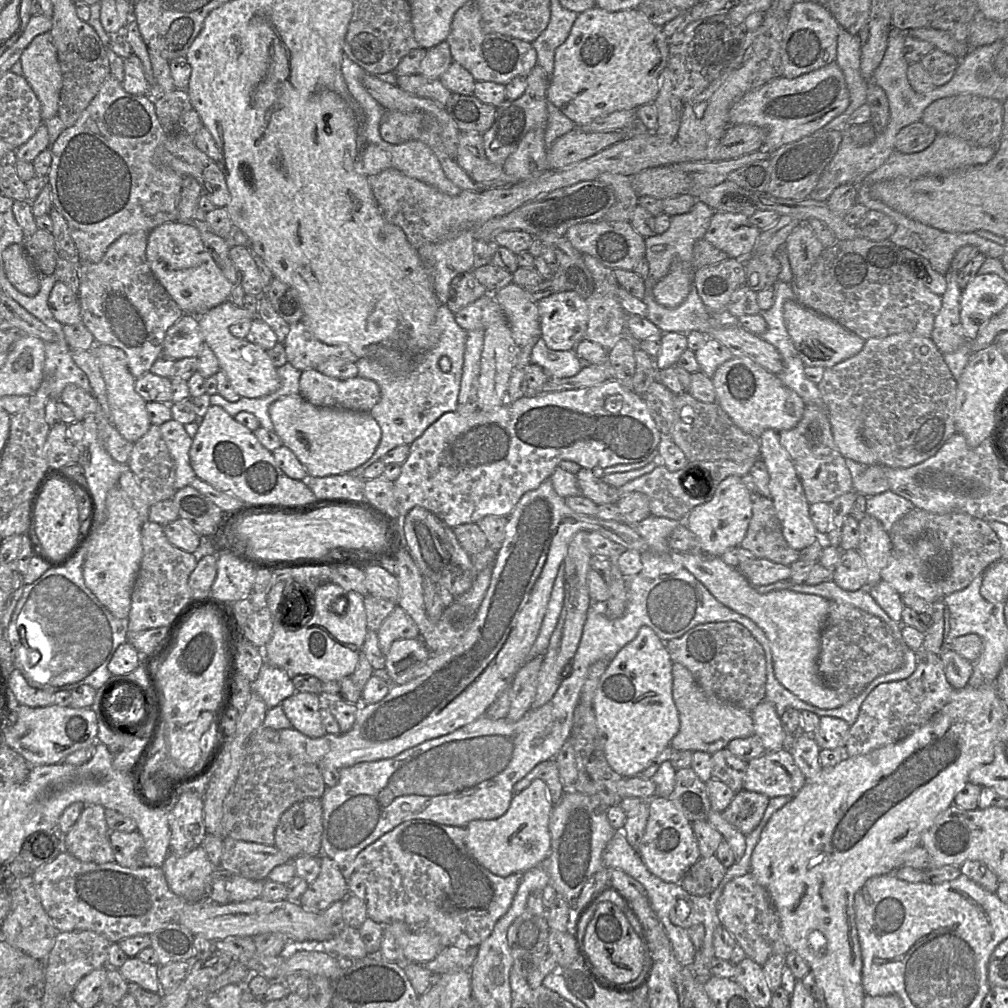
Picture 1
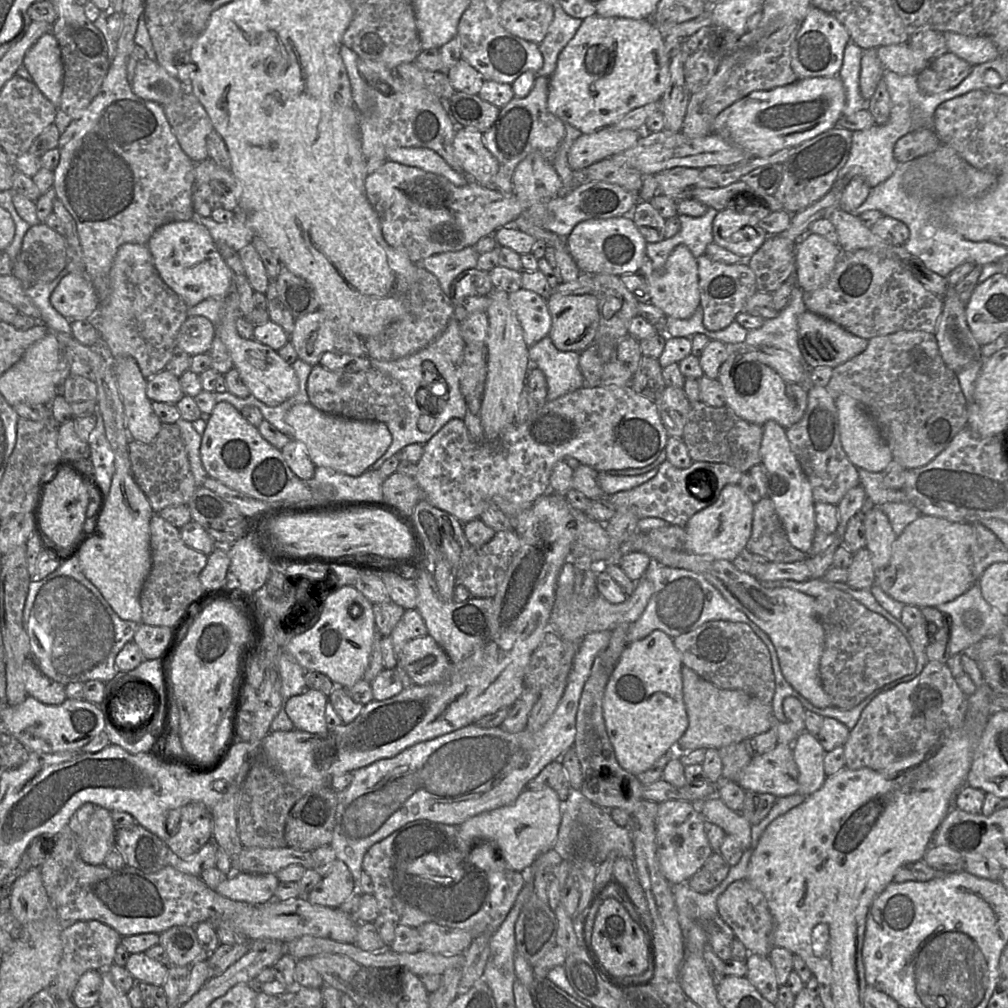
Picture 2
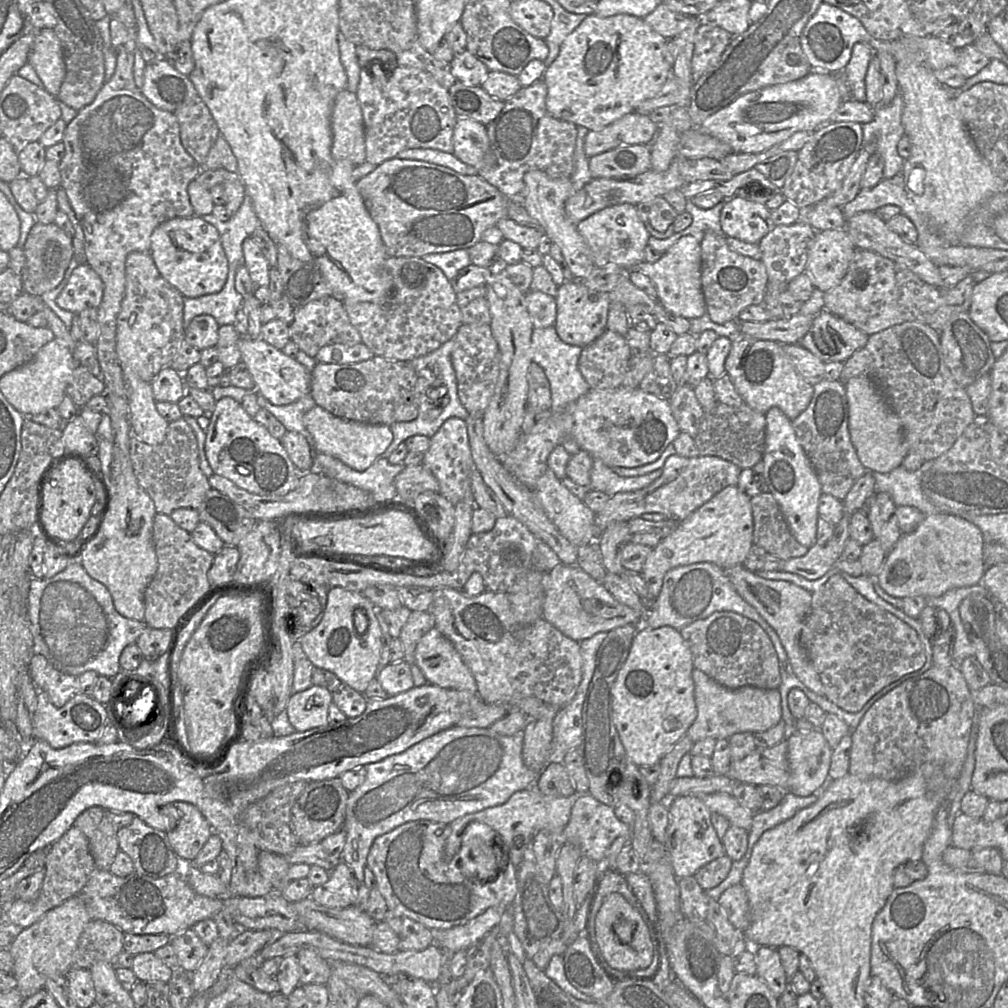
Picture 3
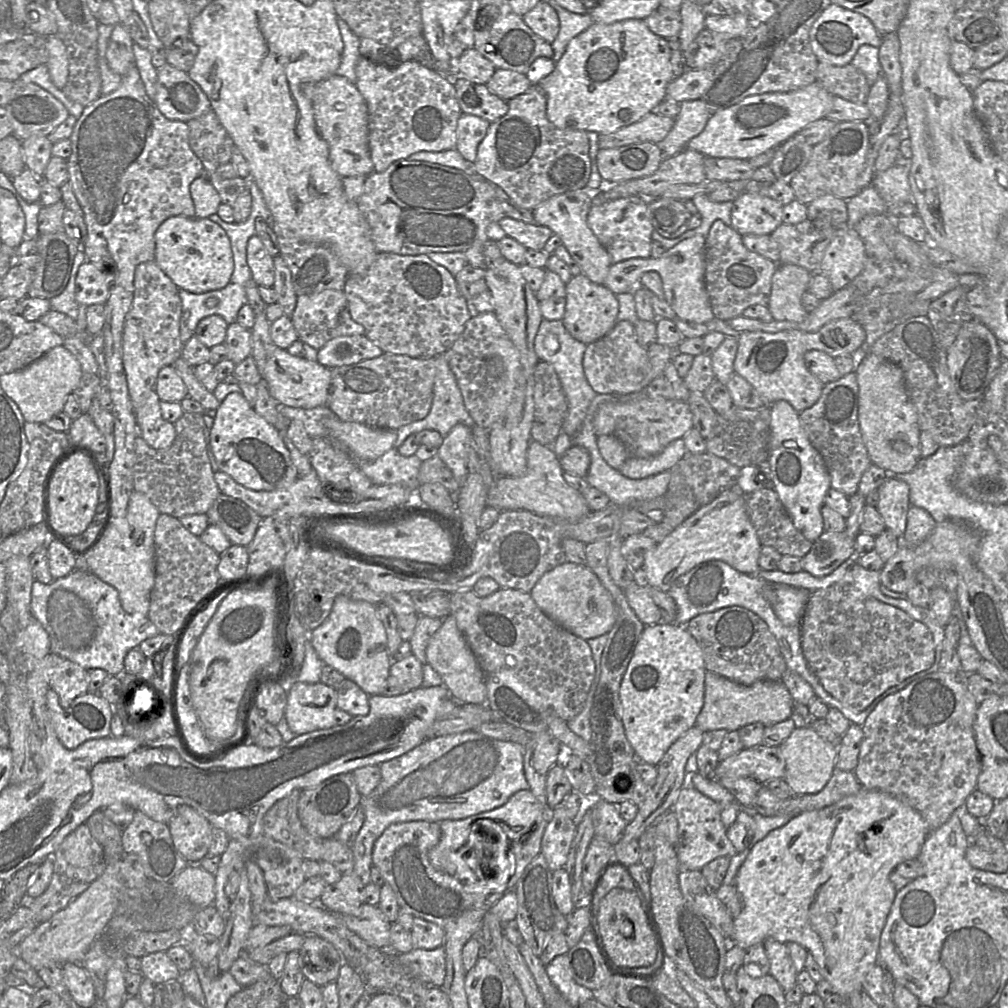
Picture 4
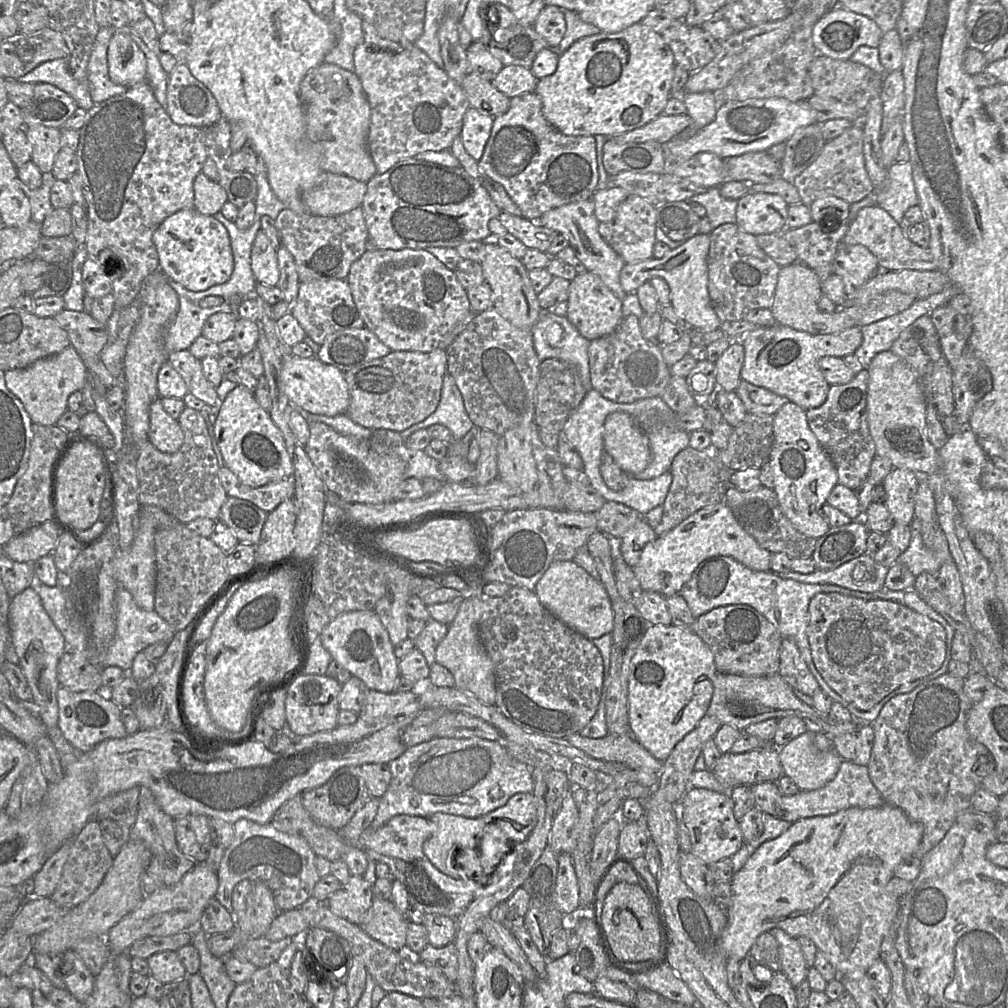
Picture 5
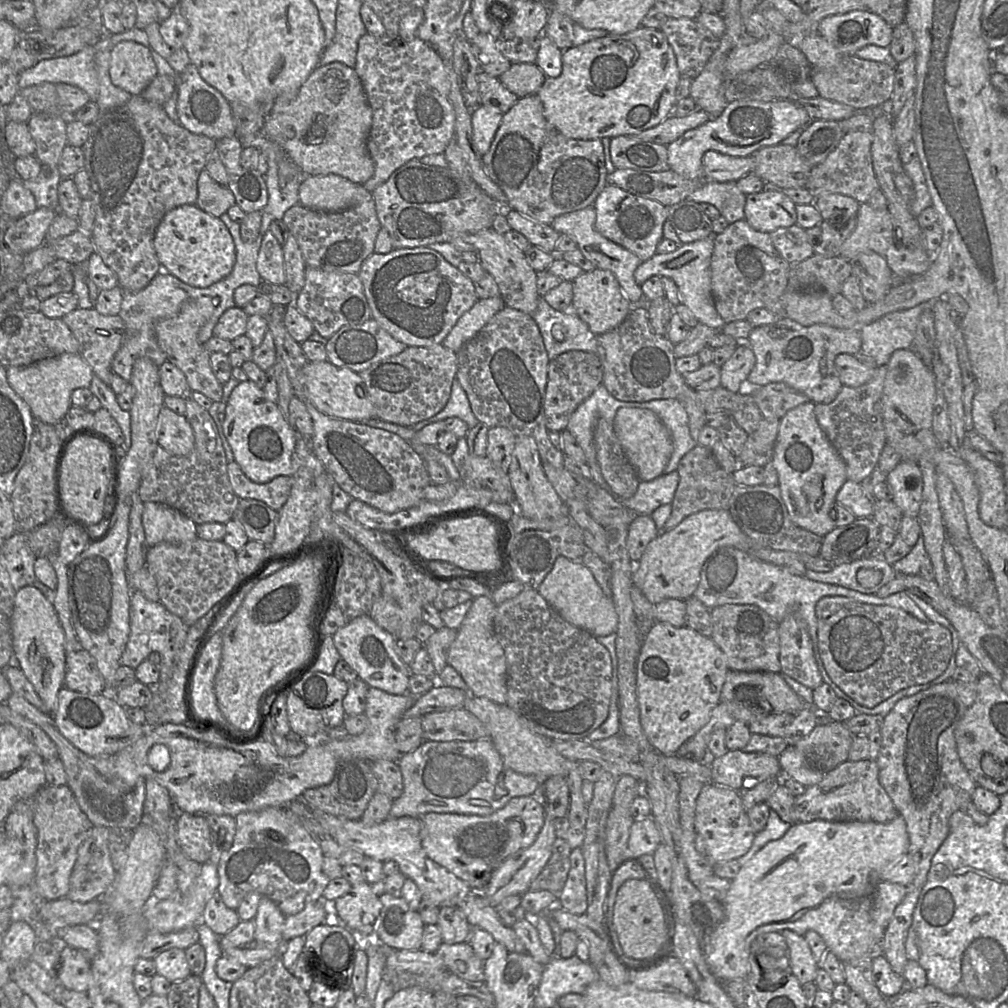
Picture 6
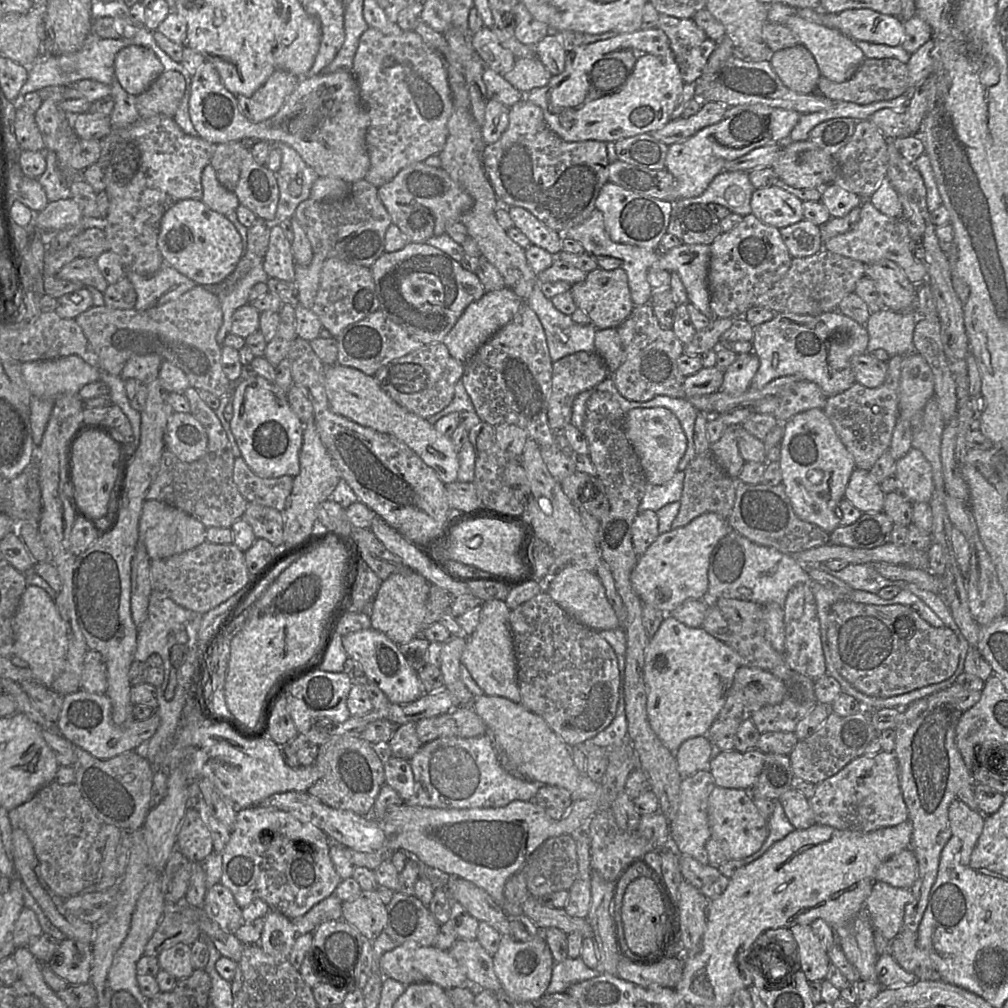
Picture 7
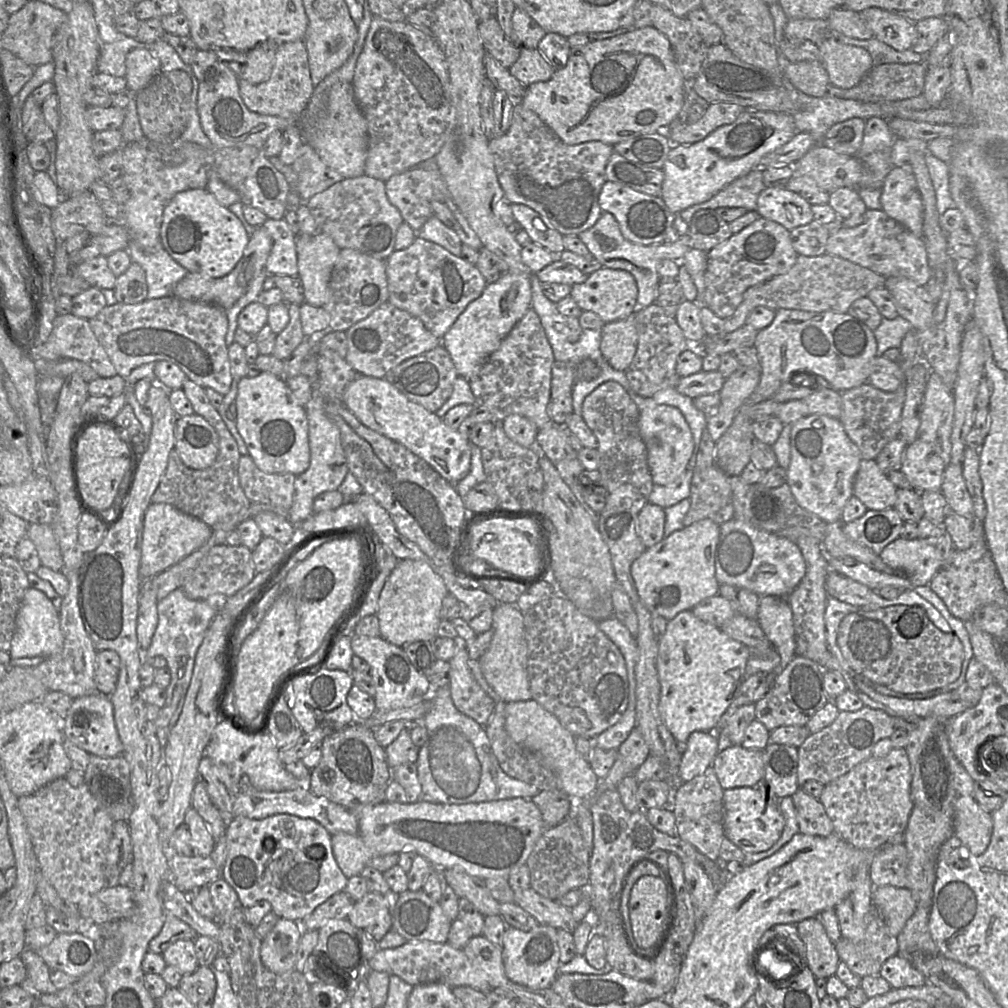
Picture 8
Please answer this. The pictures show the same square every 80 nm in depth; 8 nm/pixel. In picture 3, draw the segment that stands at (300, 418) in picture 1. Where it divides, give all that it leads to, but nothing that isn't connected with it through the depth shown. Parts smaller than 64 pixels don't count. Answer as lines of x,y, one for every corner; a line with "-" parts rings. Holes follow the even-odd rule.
317,405
304,414
303,425
311,435
315,453
332,456
357,471
363,471
375,463
393,440
390,425
346,420

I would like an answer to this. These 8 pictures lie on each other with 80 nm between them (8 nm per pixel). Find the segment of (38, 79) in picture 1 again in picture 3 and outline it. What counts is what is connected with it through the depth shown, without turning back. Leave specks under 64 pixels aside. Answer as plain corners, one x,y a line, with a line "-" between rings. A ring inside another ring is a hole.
52,29
35,32
27,63
33,67
51,95
57,96
66,74
60,41

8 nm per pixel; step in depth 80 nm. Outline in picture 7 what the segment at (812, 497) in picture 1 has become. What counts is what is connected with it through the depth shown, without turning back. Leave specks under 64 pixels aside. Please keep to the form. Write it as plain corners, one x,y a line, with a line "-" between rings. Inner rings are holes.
903,355
887,362
885,381
876,388
855,383
846,391
827,399
823,409
840,440
852,455
856,468
870,471
875,462
888,450
899,416
899,386

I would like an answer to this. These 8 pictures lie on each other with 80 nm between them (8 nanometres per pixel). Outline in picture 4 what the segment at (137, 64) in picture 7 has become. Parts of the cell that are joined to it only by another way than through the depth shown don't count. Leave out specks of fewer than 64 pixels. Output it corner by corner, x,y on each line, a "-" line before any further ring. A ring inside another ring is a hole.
122,23
114,25
108,42
106,60
110,69
120,76
135,65
133,40

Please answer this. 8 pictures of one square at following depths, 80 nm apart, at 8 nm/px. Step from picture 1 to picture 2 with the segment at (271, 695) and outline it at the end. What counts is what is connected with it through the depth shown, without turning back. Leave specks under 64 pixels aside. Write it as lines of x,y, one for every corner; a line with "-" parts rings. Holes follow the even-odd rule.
284,650
278,658
278,672
281,679
281,708
284,709
285,701
288,698
300,695
307,689
304,680
306,671
287,650

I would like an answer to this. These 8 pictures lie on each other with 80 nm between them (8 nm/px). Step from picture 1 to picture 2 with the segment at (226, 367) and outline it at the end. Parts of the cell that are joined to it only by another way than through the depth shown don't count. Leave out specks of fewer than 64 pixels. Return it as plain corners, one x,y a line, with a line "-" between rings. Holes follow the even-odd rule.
232,289
224,298
221,319
215,325
215,336
218,336
226,346
233,361
233,367
239,372
250,394
268,406
278,406
298,393
300,388
298,377
292,366
285,362
277,351
253,338
245,339
239,336
236,331
236,321
239,318
244,318
256,326
267,322
269,315
266,308
255,308
250,314
244,315
239,307
239,295

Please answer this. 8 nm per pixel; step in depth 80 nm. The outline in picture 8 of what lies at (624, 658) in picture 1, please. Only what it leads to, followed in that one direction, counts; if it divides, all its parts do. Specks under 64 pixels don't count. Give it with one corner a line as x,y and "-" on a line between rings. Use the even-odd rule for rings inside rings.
691,610
667,620
666,631
658,639
659,710
678,744
685,744
693,732
709,732
716,727
746,679
750,656
748,646
728,636
720,627
698,619

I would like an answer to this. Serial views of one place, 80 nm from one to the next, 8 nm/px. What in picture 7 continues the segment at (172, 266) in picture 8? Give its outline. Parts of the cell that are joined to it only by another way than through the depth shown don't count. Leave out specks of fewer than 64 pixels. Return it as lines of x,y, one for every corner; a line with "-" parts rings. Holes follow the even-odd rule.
165,261
153,276
142,276
133,271
127,271
126,276
137,293
134,309
138,311
175,300
197,286
196,282

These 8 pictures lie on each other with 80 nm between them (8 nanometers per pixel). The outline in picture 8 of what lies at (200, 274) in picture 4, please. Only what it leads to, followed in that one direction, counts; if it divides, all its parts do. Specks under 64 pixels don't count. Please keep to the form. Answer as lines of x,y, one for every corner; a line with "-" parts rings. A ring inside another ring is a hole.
206,188
177,193
162,215
160,238
163,248
188,272
213,278
229,274
244,254
250,235
240,219
221,205

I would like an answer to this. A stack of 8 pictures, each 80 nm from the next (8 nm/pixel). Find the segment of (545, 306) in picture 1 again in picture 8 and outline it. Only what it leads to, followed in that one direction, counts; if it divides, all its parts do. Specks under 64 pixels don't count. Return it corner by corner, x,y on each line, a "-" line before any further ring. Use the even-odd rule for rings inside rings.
602,267
587,276
582,283
571,286
570,297
582,309
596,313
604,323
622,320
637,308
638,288
634,277
626,270

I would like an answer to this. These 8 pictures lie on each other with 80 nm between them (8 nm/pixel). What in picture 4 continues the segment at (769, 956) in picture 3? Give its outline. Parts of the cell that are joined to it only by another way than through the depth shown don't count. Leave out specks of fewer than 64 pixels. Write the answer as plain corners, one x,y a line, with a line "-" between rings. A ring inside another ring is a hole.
773,938
766,939
763,944
770,964
769,974
777,980
786,993
797,985
798,974
787,945

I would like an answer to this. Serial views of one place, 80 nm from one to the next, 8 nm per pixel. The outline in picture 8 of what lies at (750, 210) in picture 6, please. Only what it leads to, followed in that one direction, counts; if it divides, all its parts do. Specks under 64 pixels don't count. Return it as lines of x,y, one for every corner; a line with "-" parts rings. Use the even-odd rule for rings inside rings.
766,187
762,190
755,211
761,218
776,222
789,231
814,220
811,205
784,187

